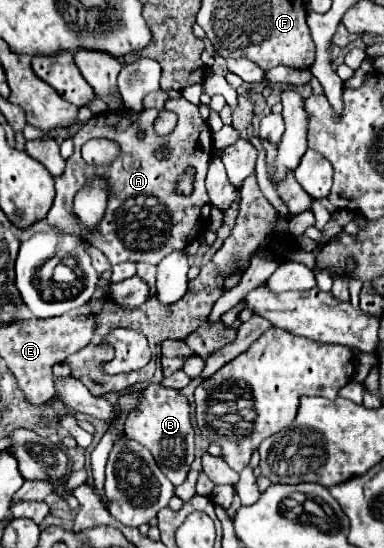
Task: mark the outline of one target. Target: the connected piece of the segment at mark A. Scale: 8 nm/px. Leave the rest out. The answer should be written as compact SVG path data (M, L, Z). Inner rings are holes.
M185 98L167 100L165 108L177 114L177 126L175 130L163 138L157 136L153 130L153 124L159 116L159 110L145 110L139 116L133 116L125 110L117 112L105 112L99 116L93 116L87 124L79 128L75 134L75 152L67 160L65 172L61 178L55 178L55 202L47 214L47 222L55 224L59 228L65 228L67 232L77 230L77 218L71 216L73 196L93 178L93 176L105 176L109 180L109 206L107 212L99 224L97 234L91 238L93 246L99 248L111 264L121 262L147 262L147 264L159 264L169 252L185 250L187 244L197 240L201 232L207 228L211 214L211 202L205 190L205 176L209 162L213 158L213 134L209 124L199 114L199 108ZM145 130L145 138L139 138L137 132ZM91 138L107 138L119 144L121 152L119 156L105 166L89 166L81 158L81 146ZM159 146L167 146L169 152L165 158L157 158L155 150ZM195 166L195 188L191 196L181 196L175 190L177 178L185 172L185 168Z

